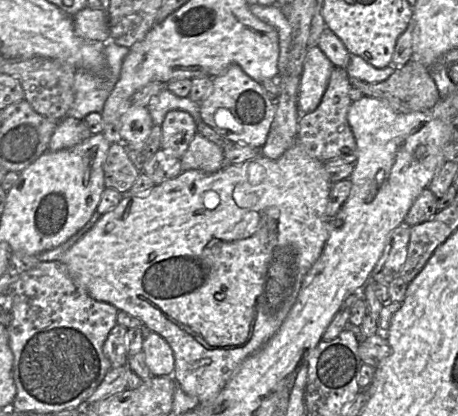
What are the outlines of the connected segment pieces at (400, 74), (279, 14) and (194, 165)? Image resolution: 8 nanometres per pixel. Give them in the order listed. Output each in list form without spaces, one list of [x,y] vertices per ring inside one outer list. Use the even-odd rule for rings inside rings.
[[[409,60],[407,64],[395,69],[394,73],[383,82],[367,83],[349,77],[349,83],[351,87],[360,90],[363,95],[387,101],[396,113],[426,111],[434,107],[440,99],[439,90],[429,74],[429,69],[413,60]]]
[[[249,5],[250,11],[260,20],[272,25],[279,35],[278,76],[282,75],[288,65],[291,46],[291,25],[278,5],[261,6]]]
[[[196,133],[194,138],[190,142],[186,152],[180,159],[180,164],[182,171],[197,169],[206,173],[216,172],[224,165],[232,165],[225,164],[223,150],[218,145],[211,142],[199,133]]]

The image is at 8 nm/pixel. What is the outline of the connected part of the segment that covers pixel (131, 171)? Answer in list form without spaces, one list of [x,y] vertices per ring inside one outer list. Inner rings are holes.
[[[123,142],[111,144],[103,163],[104,185],[127,193],[137,179],[138,171],[130,161]]]

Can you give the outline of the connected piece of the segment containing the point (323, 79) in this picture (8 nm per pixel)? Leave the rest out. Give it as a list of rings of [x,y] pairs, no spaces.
[[[312,47],[308,51],[299,87],[298,110],[300,115],[310,113],[319,106],[333,68],[332,62],[319,47]]]

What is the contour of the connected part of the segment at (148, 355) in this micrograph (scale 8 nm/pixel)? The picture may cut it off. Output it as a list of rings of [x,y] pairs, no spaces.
[[[150,332],[143,338],[142,352],[151,374],[155,377],[171,376],[174,372],[174,355],[171,347],[159,334]]]

